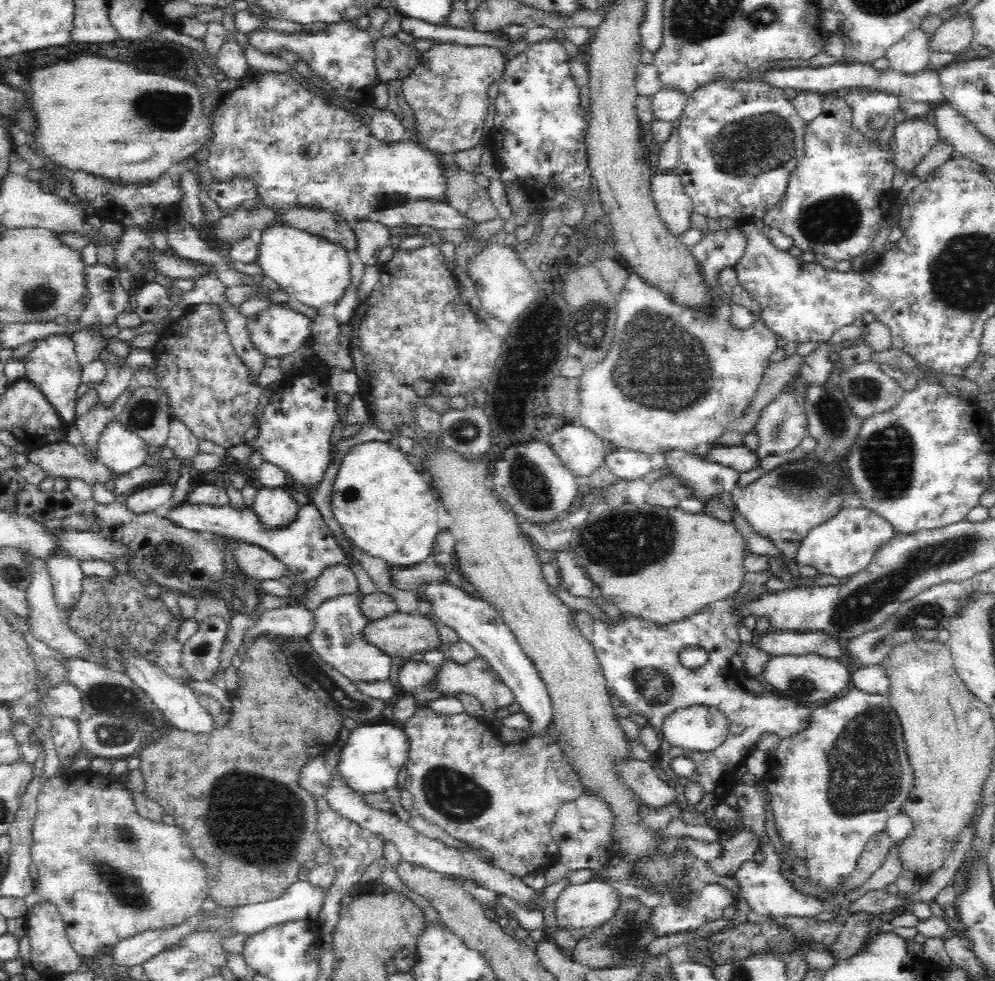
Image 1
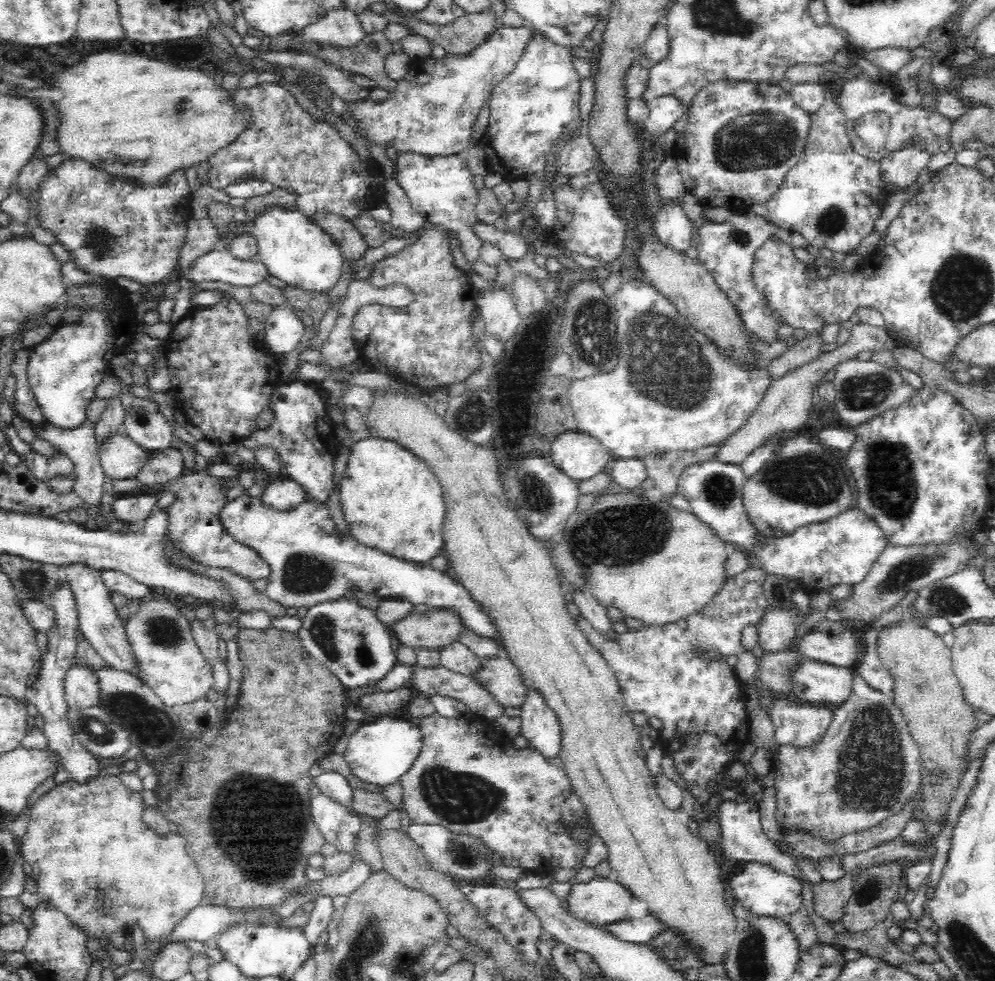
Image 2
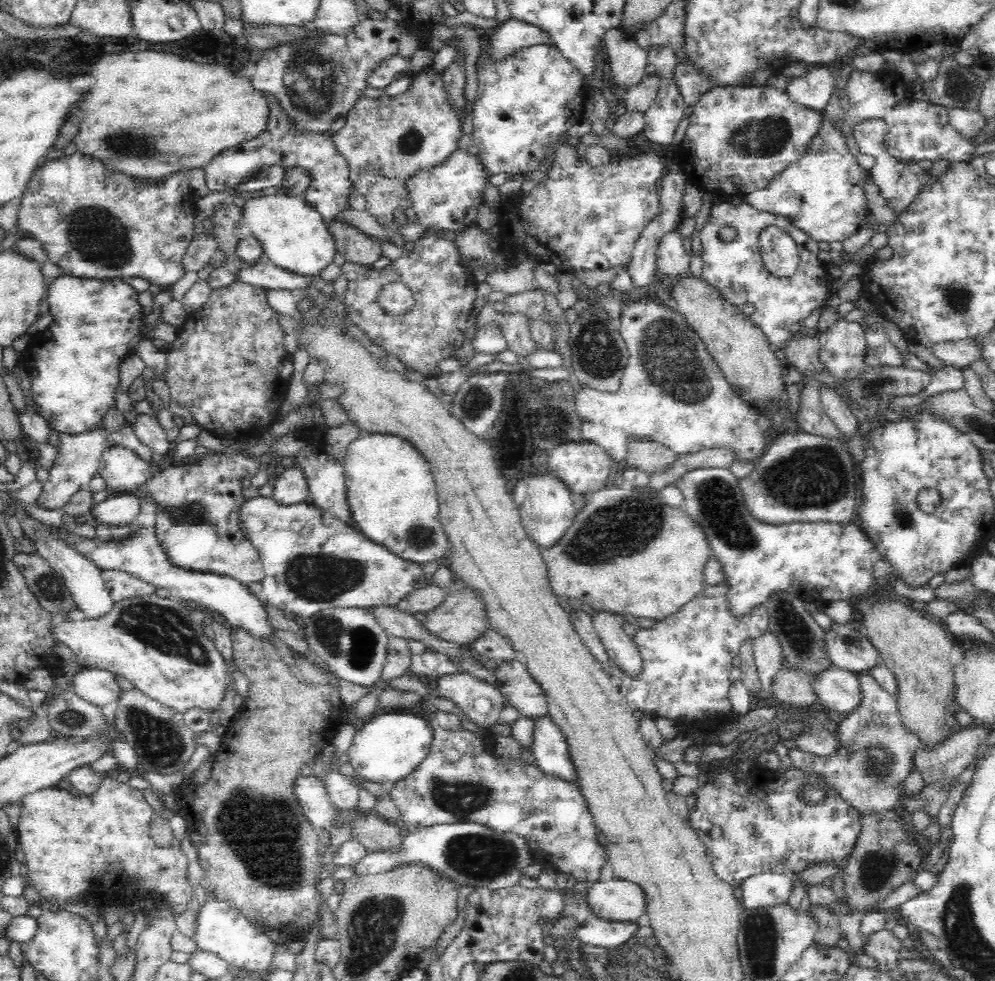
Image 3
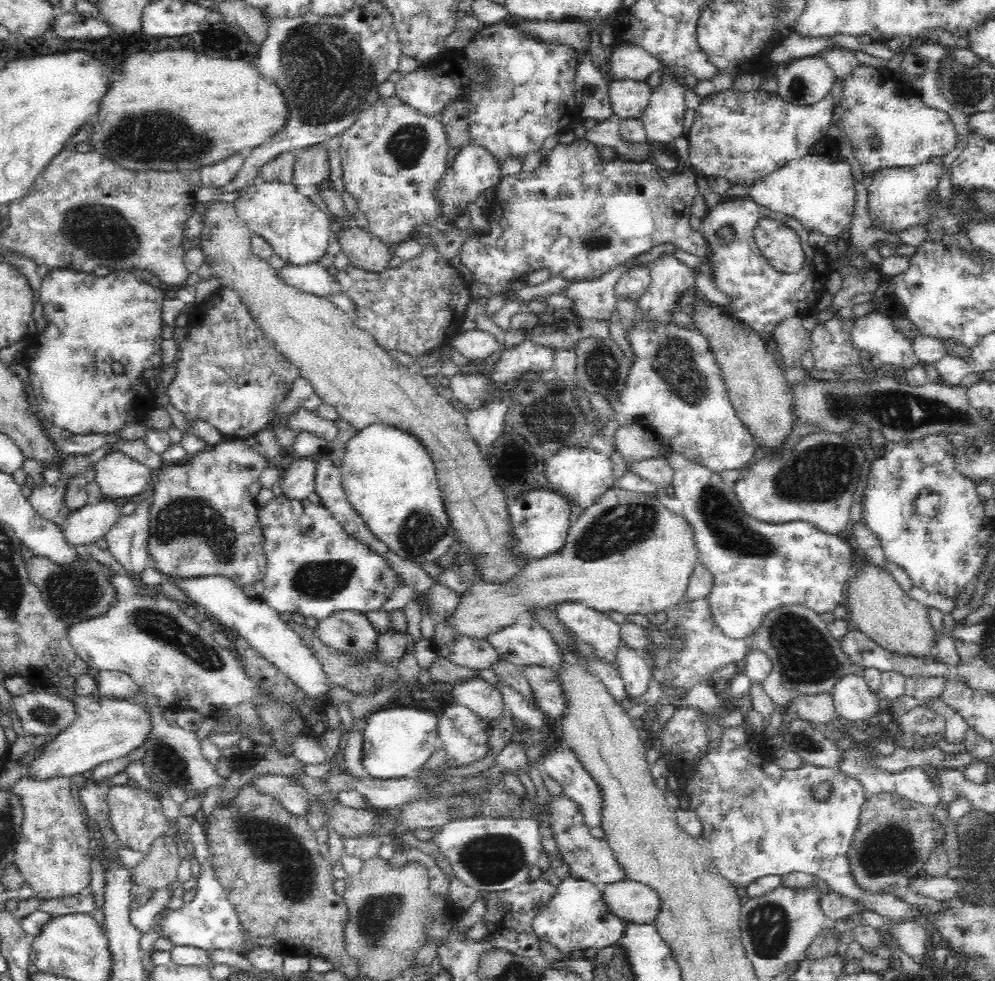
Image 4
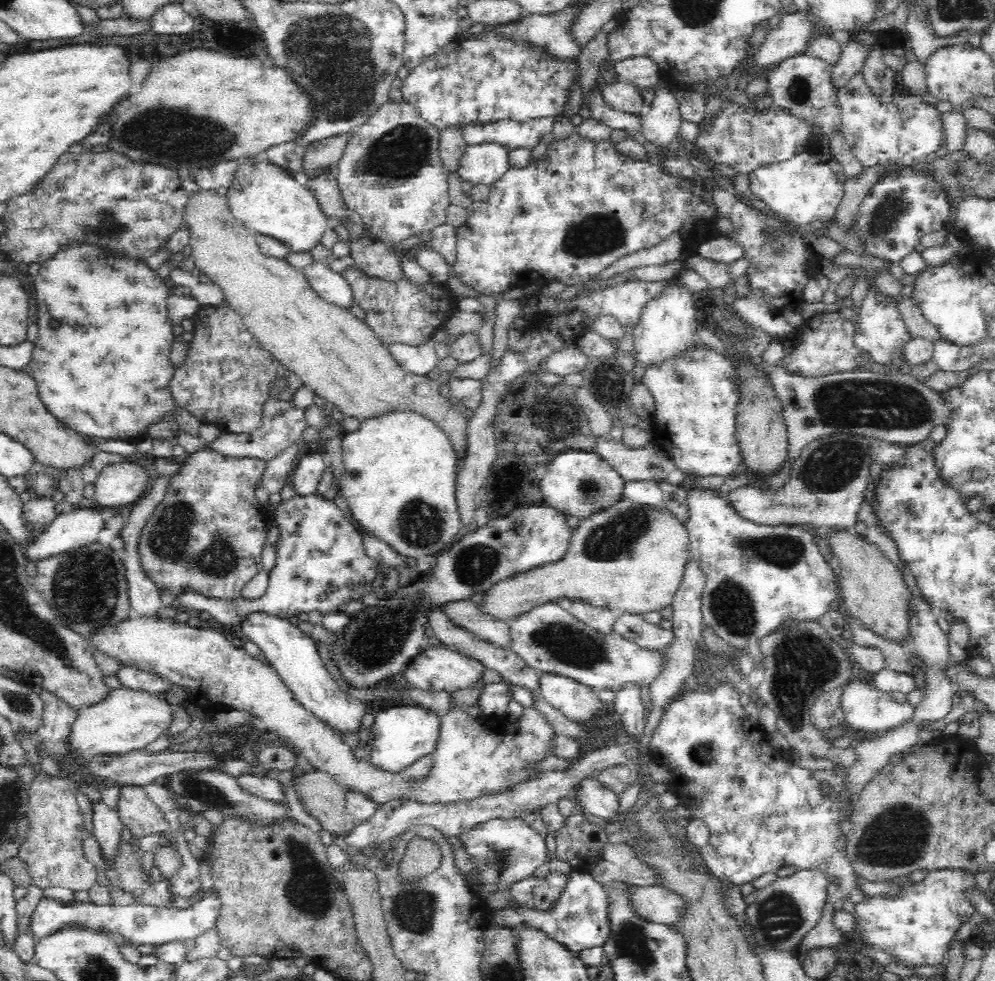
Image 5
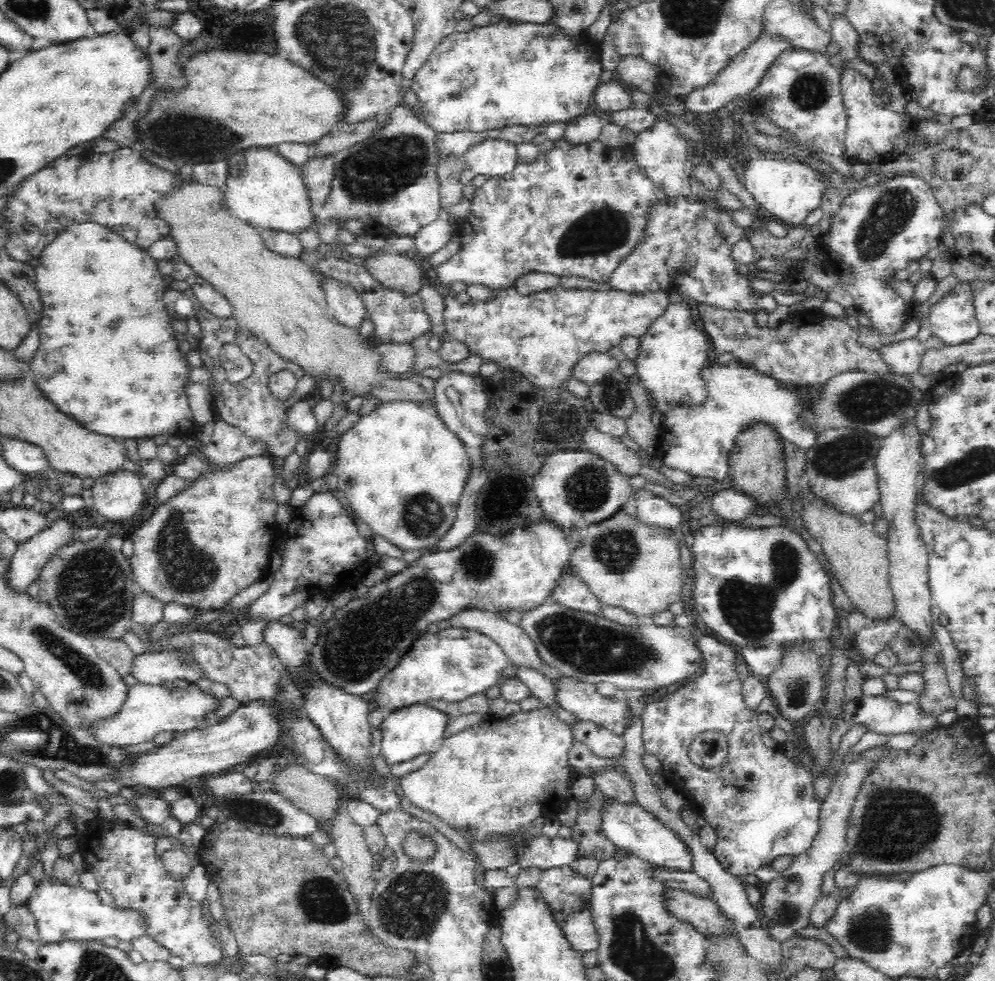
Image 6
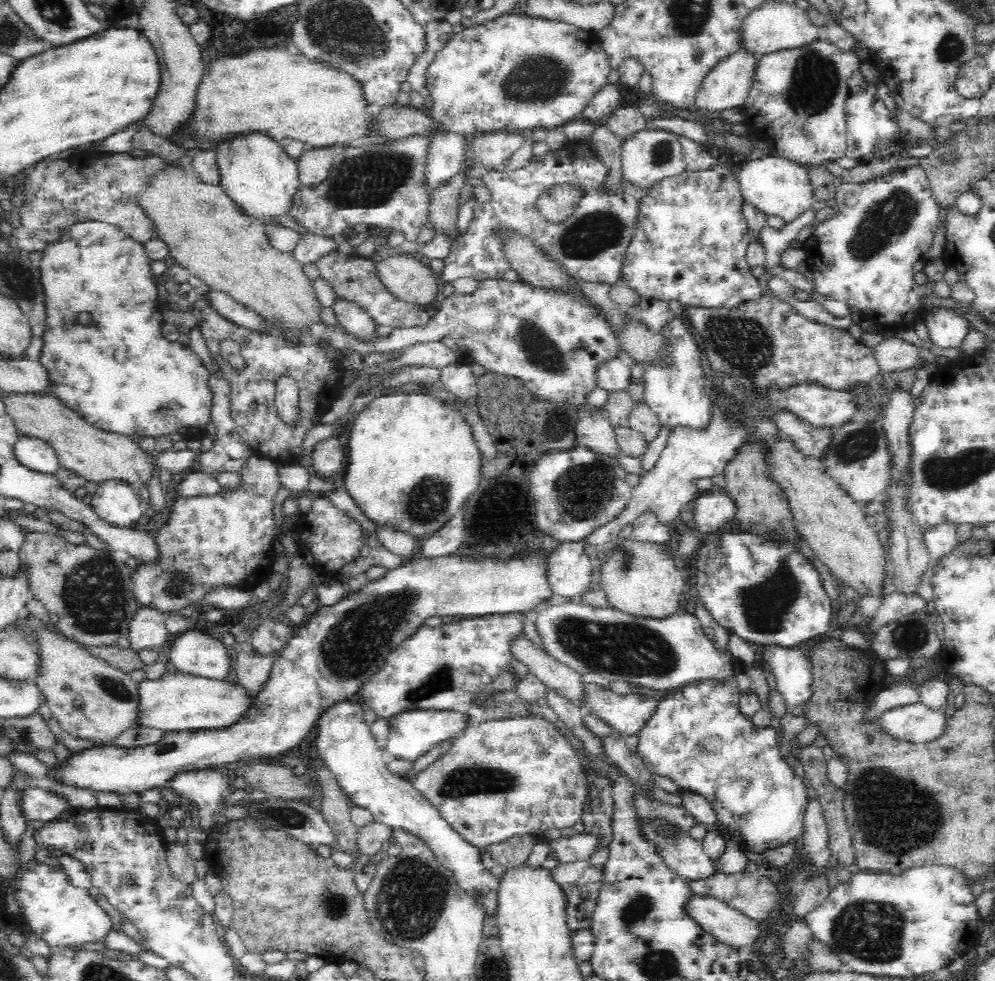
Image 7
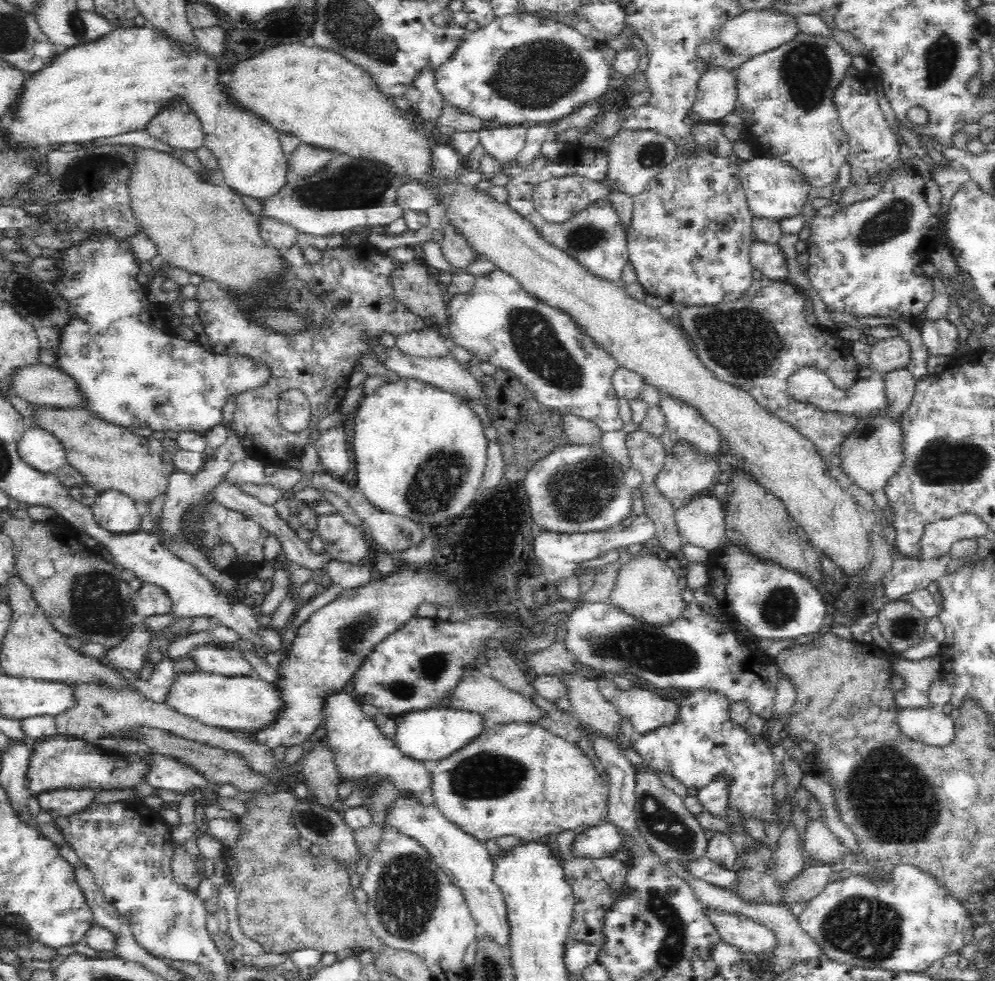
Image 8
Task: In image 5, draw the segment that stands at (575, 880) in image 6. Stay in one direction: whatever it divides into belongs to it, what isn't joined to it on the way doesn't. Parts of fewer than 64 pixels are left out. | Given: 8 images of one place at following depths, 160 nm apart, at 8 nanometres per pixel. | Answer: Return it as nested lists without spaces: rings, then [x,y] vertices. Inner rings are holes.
[[[559,872],[544,878],[529,877],[512,884],[507,896],[516,902],[516,906],[548,911],[556,906],[568,882],[569,876]]]

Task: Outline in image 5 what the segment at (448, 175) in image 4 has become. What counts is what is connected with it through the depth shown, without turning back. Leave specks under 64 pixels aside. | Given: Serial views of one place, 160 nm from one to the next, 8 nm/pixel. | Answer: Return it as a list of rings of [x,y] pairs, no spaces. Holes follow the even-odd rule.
[[[485,143],[467,146],[462,156],[459,177],[473,185],[490,186],[511,170],[508,148],[502,144]]]

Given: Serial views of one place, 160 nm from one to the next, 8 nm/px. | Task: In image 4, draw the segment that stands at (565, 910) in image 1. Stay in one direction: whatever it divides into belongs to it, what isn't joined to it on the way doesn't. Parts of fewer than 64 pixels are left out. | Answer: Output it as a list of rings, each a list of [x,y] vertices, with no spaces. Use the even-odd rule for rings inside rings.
[[[632,880],[606,885],[602,896],[610,911],[626,922],[654,925],[662,908],[656,889]]]

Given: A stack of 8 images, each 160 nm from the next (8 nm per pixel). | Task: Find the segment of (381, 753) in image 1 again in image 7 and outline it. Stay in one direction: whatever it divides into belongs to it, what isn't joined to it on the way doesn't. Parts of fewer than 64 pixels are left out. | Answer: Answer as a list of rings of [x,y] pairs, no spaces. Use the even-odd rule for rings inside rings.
[[[410,710],[401,712],[389,719],[391,729],[386,750],[394,755],[394,758],[410,760],[414,762],[426,752],[430,752],[434,746],[456,739],[469,726],[468,714],[456,711],[436,710]]]

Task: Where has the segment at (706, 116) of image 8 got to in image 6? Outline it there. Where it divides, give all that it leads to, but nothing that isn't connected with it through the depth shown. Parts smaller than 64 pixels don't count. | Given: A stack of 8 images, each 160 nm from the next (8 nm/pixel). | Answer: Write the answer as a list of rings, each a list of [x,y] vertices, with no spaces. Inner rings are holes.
[[[761,34],[748,48],[741,50],[734,56],[711,83],[705,84],[702,88],[697,88],[688,94],[688,99],[683,104],[686,111],[695,118],[701,114],[718,111],[726,104],[735,102],[735,100],[748,98],[751,96],[750,92],[760,84],[768,67],[777,59],[777,56],[783,50],[790,48],[791,46],[783,38]]]

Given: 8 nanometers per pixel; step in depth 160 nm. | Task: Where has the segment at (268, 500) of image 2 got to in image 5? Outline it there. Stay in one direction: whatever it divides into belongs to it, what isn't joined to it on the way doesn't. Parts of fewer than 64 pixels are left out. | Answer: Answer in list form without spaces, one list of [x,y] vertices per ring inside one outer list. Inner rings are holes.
[[[306,453],[300,459],[293,474],[292,486],[295,494],[309,495],[316,492],[321,476],[329,465],[324,457],[321,453]]]

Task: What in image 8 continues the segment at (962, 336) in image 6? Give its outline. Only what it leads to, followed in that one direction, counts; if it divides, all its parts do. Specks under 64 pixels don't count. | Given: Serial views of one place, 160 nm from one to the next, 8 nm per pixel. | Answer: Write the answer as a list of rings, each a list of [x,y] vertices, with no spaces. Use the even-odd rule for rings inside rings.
[[[948,319],[926,320],[920,332],[929,356],[952,356],[956,350],[958,331]]]

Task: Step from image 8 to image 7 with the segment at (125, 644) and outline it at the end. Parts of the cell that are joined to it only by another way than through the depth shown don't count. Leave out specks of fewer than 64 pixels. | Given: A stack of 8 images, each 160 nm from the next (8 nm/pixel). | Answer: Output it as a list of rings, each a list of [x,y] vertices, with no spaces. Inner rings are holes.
[[[140,607],[129,625],[129,650],[138,655],[142,650],[162,647],[171,639],[165,626],[166,614],[154,609]]]

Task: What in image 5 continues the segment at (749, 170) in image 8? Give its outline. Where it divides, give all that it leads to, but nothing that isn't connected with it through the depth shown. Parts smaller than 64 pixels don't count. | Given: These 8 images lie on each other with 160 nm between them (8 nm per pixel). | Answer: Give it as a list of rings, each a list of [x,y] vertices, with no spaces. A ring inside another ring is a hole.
[[[807,151],[788,160],[760,166],[748,174],[748,180],[752,194],[767,204],[772,212],[797,228],[807,228],[816,220],[825,223],[834,217],[843,195],[846,175],[843,165],[831,154],[822,156]]]

